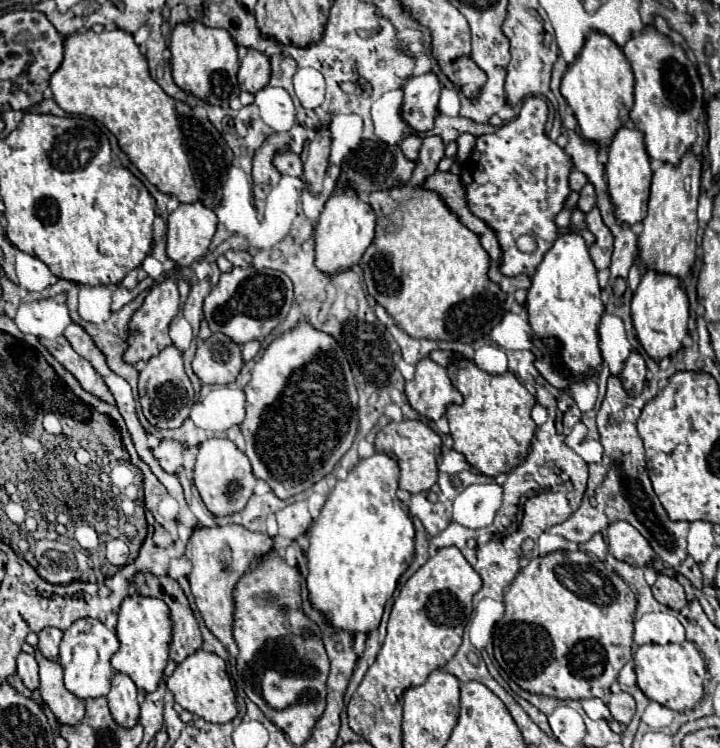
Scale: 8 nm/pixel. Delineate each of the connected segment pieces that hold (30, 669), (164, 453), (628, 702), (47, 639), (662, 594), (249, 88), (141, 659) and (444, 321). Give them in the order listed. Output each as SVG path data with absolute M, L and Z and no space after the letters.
M21 652L17 656L17 676L29 690L39 688L39 674L37 674L37 660L31 654Z
M163 440L163 442L153 450L153 456L157 458L159 466L161 466L165 472L177 472L177 468L181 466L181 458L183 458L181 452L183 452L181 444Z
M619 692L619 694L609 694L607 698L607 708L611 712L611 716L621 722L621 724L629 724L633 714L635 714L635 700L627 694L627 692Z
M45 628L45 630L39 632L37 650L39 650L45 658L49 658L49 660L57 660L61 638L63 638L63 632L61 632L61 630L57 630L57 628Z
M665 574L657 576L657 582L653 584L653 596L657 602L661 602L663 606L669 606L673 610L681 610L683 606L687 606L683 586L675 578L669 578Z
M247 50L247 56L243 58L239 74L237 74L239 88L243 92L257 94L257 90L269 84L269 76L271 76L269 58L257 50Z
M129 596L123 600L117 622L117 638L119 638L119 650L113 654L111 664L115 672L121 672L129 676L141 694L151 694L157 690L163 670L169 660L169 644L171 644L171 620L169 620L169 608L165 602L157 598L143 598L143 596Z
M429 136L423 140L419 150L419 160L413 170L411 180L403 188L379 190L369 196L369 204L377 214L375 240L365 250L361 258L361 268L365 274L365 284L369 294L375 298L379 306L383 306L389 316L397 322L401 330L405 330L411 338L429 338L429 340L457 340L457 342L475 342L483 338L505 314L503 300L505 294L497 284L489 282L487 268L489 256L481 248L475 232L465 228L455 214L443 204L439 194L417 188L429 174L437 162L445 156L445 144L437 136Z

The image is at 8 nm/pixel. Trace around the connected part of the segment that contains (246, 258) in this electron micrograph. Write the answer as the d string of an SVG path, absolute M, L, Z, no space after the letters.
M229 250L229 252L225 254L225 258L227 258L233 266L239 266L239 268L251 266L251 260L253 260L253 256L251 256L249 252L233 252L233 250Z

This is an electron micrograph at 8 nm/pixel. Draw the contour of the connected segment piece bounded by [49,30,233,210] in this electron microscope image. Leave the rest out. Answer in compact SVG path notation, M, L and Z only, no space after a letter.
M93 30L85 32L85 34L71 34L69 38L65 38L65 60L63 64L59 66L59 70L51 76L51 84L49 84L51 92L53 92L53 98L55 102L67 112L67 114L75 114L75 116L87 116L87 118L93 118L93 120L99 120L107 126L107 130L117 138L119 142L119 148L129 156L129 160L139 168L139 172L153 184L157 186L157 190L161 190L163 194L167 196L175 196L181 204L189 204L189 202L205 202L205 206L209 206L211 210L215 210L219 204L221 204L221 198L223 198L223 178L227 174L227 170L231 168L231 162L233 162L233 150L229 150L227 142L223 140L223 136L215 130L215 126L209 122L209 120L203 120L199 122L197 118L193 118L193 110L179 102L179 100L173 100L169 98L161 88L159 84L149 76L149 68L147 68L147 60L141 56L139 52L139 46L133 42L133 36L123 32L123 30L113 30L113 32L99 32L95 34Z

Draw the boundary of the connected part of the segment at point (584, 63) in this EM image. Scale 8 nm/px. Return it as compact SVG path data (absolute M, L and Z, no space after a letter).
M591 32L585 40L581 54L567 68L561 80L561 94L573 108L573 114L579 124L579 134L585 142L595 144L597 148L609 148L613 134L621 126L625 126L629 110L633 108L633 84L633 72L621 48L605 34Z

